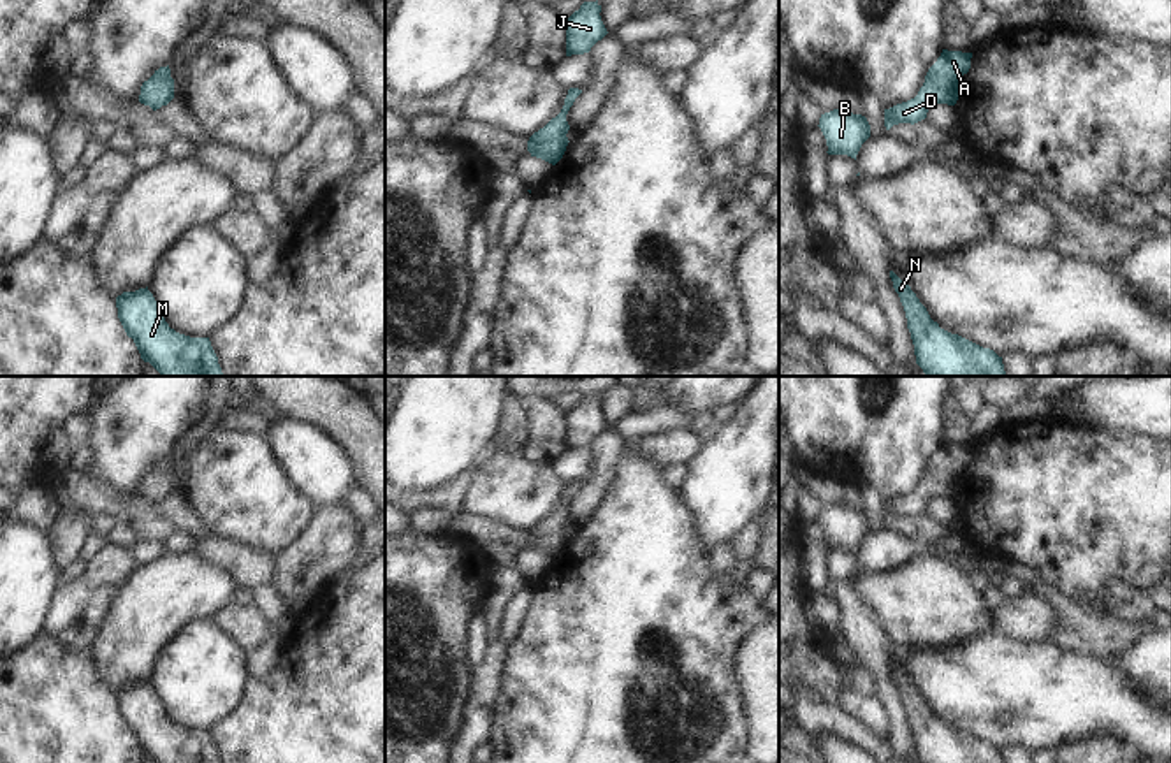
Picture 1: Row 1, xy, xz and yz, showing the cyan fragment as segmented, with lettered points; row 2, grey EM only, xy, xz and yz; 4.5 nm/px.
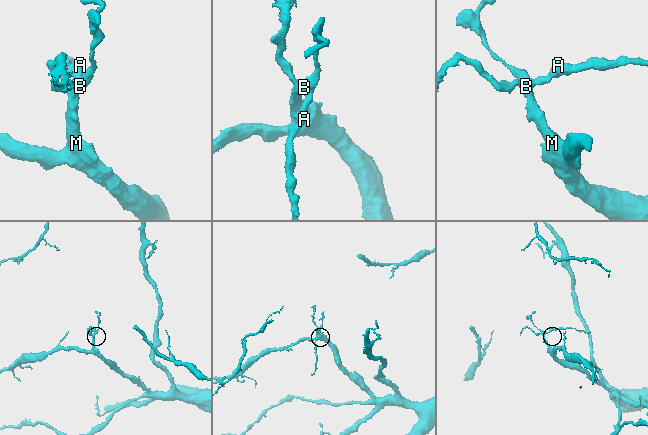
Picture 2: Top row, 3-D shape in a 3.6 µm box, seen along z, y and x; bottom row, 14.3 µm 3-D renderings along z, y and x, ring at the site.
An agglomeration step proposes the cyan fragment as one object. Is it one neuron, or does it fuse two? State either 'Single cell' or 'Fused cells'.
Single cell

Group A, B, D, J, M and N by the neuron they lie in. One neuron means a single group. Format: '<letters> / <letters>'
A B D J M N

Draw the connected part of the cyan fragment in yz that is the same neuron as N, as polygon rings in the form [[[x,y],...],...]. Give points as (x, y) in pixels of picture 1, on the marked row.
[[[890,271],[906,311],[916,364],[927,376],[1006,376],[1002,357],[939,327],[911,287]]]

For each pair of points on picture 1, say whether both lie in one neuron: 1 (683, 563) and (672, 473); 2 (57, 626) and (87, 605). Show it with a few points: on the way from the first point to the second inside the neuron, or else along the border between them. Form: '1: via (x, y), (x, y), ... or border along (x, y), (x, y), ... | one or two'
1: border along (663, 468), (663, 480), (677, 491) | two
2: via (64, 623), (80, 610) | one

